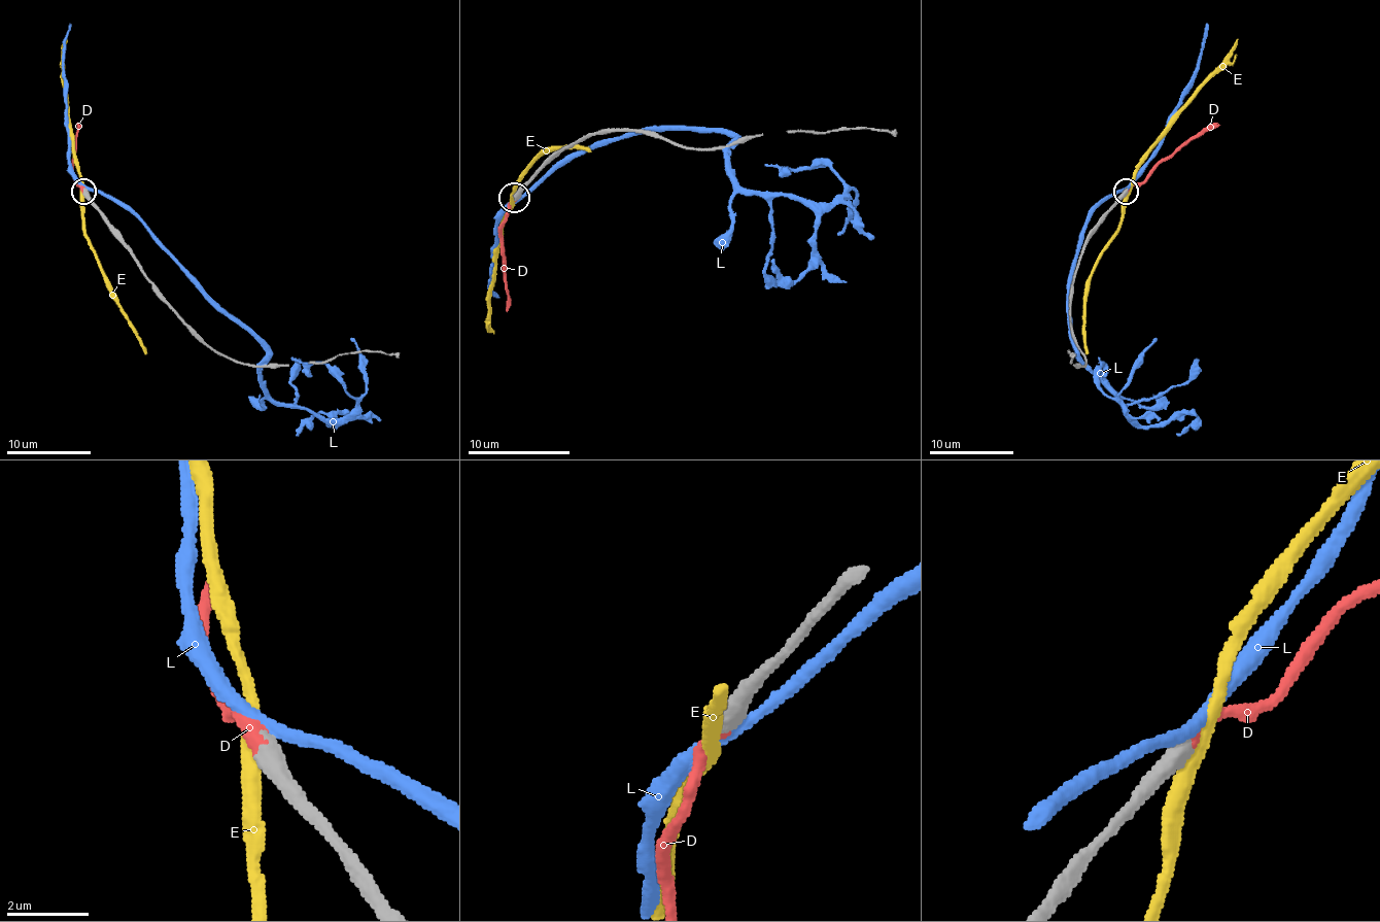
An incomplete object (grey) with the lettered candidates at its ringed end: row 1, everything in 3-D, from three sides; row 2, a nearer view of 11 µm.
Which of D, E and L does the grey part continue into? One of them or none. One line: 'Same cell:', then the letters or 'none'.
Same cell: D

